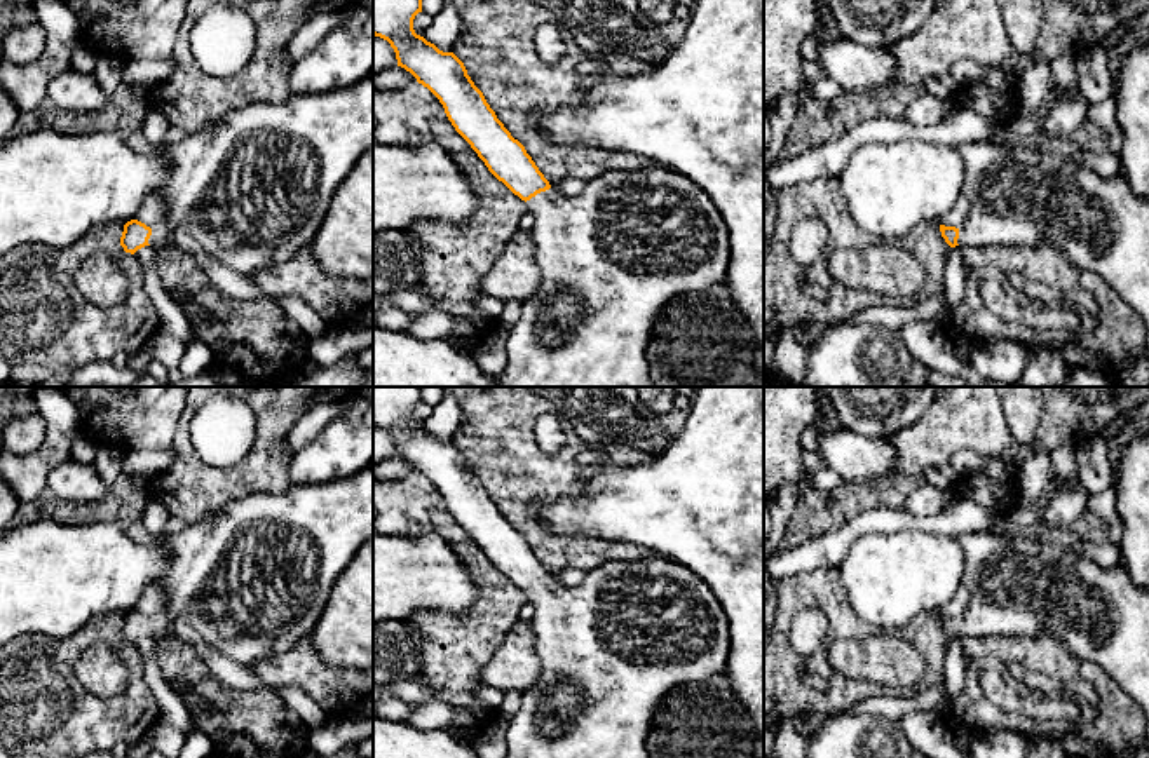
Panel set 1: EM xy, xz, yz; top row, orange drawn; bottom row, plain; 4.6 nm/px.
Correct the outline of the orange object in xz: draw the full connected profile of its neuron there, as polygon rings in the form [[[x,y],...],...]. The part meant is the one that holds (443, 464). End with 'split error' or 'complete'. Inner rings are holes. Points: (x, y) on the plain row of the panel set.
[[[373,387],[373,425],[391,434],[398,457],[410,462],[439,490],[455,521],[488,561],[535,605],[530,624],[541,673],[537,681],[521,692],[521,707],[506,718],[506,758],[649,758],[647,735],[663,699],[682,685],[725,674],[731,627],[715,592],[690,568],[664,556],[607,561],[586,572],[584,582],[575,587],[553,580],[525,537],[497,509],[464,453],[453,443],[443,443],[415,423],[413,409],[418,403],[422,403],[422,387]]] | split error

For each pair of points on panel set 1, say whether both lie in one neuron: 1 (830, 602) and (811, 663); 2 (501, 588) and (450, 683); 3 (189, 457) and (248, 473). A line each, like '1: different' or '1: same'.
1: same
2: same
3: same

